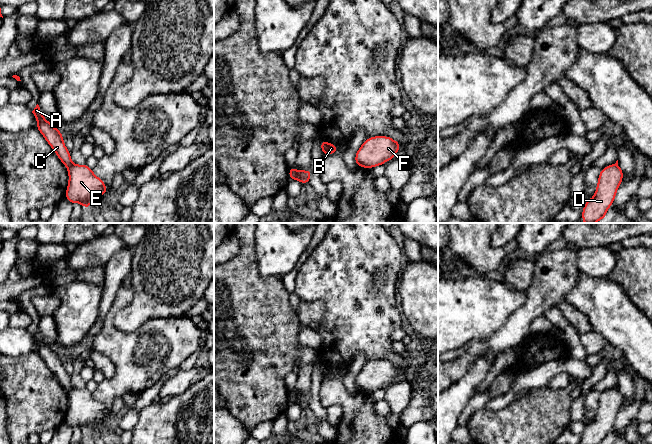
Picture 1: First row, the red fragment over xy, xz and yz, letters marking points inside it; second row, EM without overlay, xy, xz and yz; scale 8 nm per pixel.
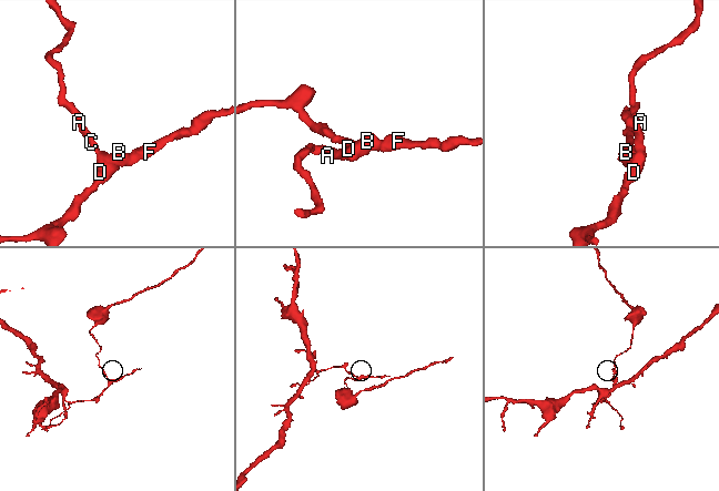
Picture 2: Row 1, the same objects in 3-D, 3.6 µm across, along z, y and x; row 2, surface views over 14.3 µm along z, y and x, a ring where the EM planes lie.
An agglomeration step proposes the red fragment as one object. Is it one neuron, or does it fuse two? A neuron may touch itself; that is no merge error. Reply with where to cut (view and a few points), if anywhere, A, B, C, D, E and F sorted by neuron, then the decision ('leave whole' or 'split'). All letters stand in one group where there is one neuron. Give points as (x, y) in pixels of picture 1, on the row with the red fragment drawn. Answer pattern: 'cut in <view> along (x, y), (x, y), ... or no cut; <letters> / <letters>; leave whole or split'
cut in xz along (294, 170), (296, 178); A C / B D E F; split

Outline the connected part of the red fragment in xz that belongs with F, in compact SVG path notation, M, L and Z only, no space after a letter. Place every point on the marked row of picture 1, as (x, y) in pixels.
M374 136L366 139L355 154L357 166L372 168L392 160L399 151L401 143L388 136Z

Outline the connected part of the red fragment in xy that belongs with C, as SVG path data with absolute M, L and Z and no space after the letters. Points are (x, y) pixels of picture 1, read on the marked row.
M38 104L32 113L38 122L36 128L44 136L47 143L55 151L61 162L69 168L72 165L70 151L64 145L61 132L56 127L53 127L51 123L42 116L42 111Z

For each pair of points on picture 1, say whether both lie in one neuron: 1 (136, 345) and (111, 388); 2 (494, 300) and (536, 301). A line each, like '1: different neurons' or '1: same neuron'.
1: same neuron
2: different neurons

